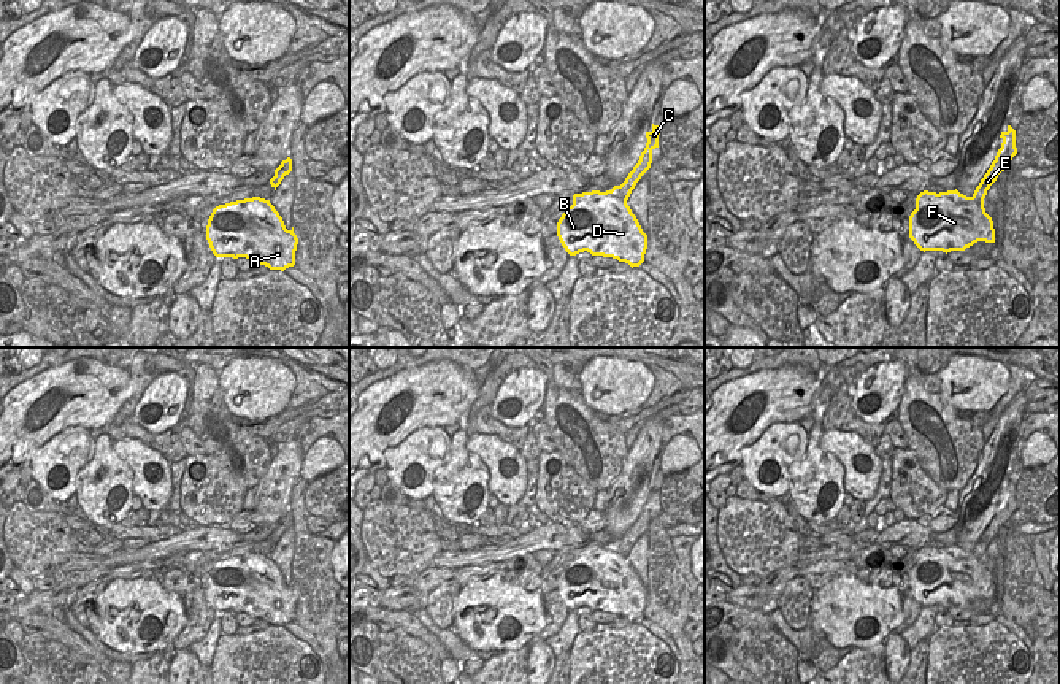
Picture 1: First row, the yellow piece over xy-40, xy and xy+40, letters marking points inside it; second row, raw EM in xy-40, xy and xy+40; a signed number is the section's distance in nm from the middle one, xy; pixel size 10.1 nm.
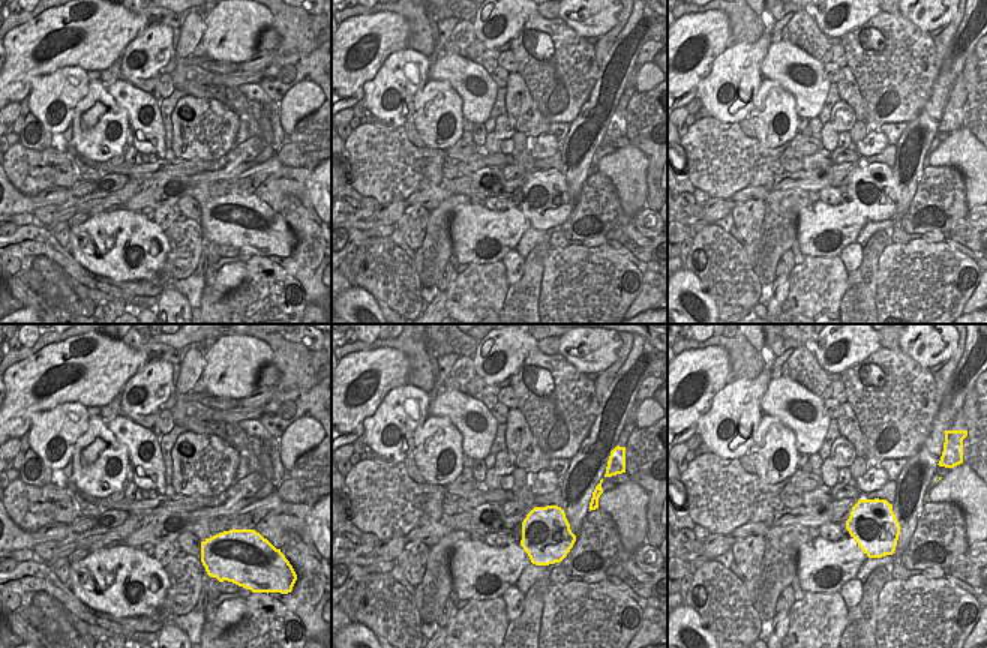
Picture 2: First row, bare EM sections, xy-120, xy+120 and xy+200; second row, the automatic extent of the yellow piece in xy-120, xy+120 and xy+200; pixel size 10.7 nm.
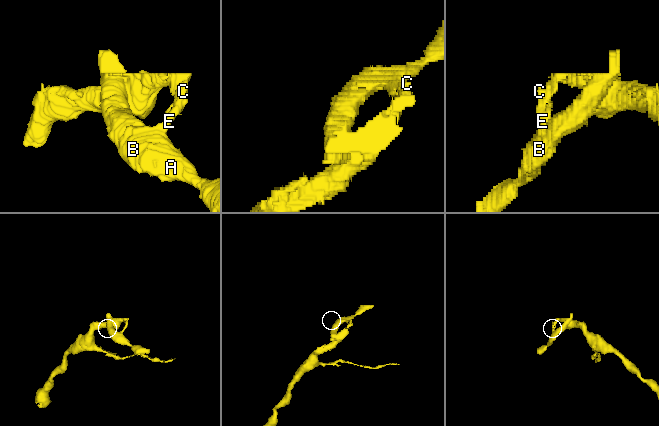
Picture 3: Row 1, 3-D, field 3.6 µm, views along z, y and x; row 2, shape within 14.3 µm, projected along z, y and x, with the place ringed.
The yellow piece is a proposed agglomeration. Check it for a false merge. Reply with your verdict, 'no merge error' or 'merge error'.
merge error

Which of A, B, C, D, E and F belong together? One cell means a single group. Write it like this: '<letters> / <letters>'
A B D F / C E

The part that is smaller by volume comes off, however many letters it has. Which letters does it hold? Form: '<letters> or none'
A, B, D, F

